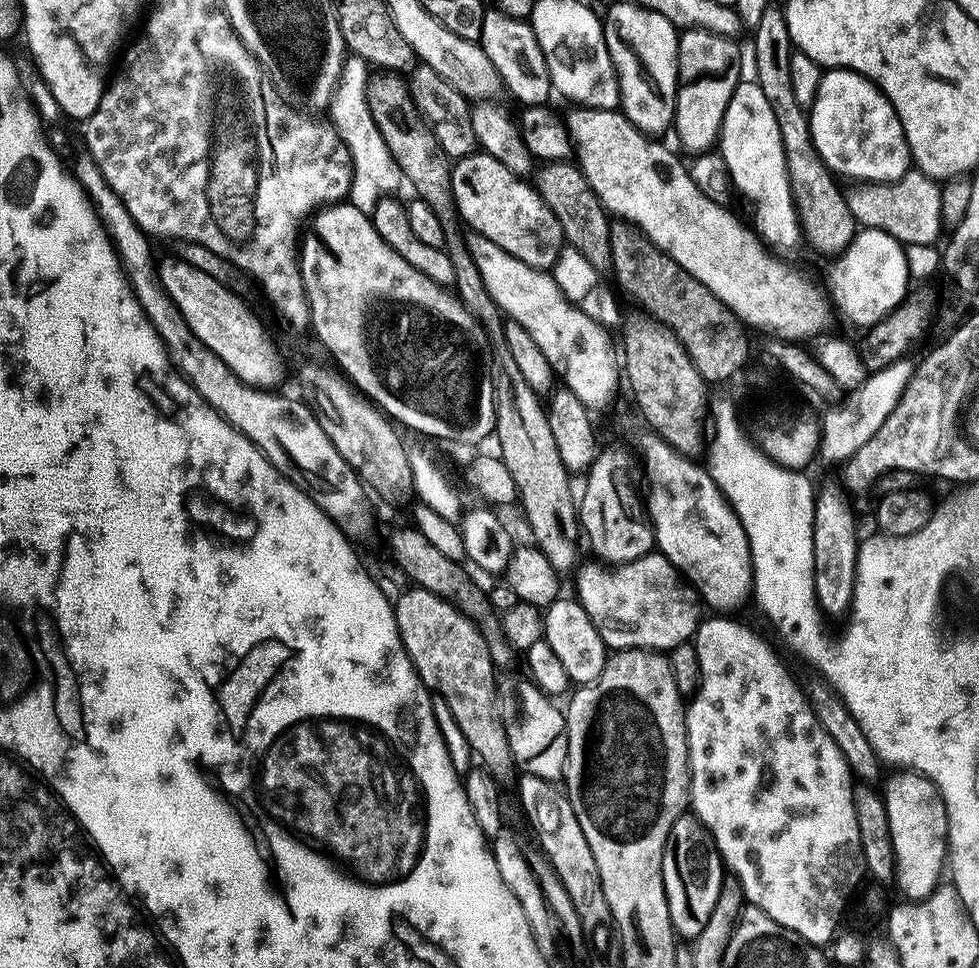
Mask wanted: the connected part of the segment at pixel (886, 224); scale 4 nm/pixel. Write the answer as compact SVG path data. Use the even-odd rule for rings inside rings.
M910 170L902 178L893 182L864 184L847 193L849 210L861 229L873 228L890 234L901 244L937 243L940 231L946 228L942 216L940 184L931 180L925 172Z

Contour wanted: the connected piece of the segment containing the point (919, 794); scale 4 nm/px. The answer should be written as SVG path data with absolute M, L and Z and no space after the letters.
M896 770L888 781L885 779L882 788L882 803L886 806L886 814L890 822L890 838L892 839L892 858L894 861L894 884L900 887L905 901L923 901L935 892L941 883L940 871L945 871L948 855L948 811L944 799L936 788L936 783L927 780L915 770Z

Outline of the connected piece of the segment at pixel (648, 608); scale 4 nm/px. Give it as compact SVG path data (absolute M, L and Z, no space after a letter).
M653 550L648 555L640 556L631 563L615 567L613 570L603 563L595 563L588 564L584 570L579 571L578 578L584 581L584 595L580 597L580 601L609 649L670 650L695 637L702 619L702 601L695 587L685 579L680 569L675 568L659 551Z

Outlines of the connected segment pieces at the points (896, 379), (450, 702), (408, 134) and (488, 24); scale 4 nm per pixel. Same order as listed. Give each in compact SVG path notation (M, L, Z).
M908 358L896 360L882 370L871 373L863 384L859 384L845 395L848 397L837 408L830 409L825 416L822 416L818 447L819 459L824 459L828 464L843 465L852 459L859 448L866 446L866 442L870 442L874 434L878 434L882 422L890 418L894 406L898 406L904 391L912 381L914 364L910 361L911 359Z
M412 586L409 592L401 594L400 601L395 601L396 625L425 688L446 698L446 706L450 706L479 763L503 778L514 772L514 761L510 742L506 742L504 722L498 715L498 672L492 651L488 649L485 633L480 633L479 626L450 601L428 588Z
M380 74L369 79L367 92L370 112L374 122L389 147L390 154L397 160L403 172L403 179L409 184L417 197L427 202L430 210L438 214L445 226L454 220L454 201L452 198L452 170L450 158L436 143L436 135L432 133L429 121L425 120L417 101L408 94L407 83L399 80L396 74Z
M485 11L478 43L484 49L486 58L494 62L494 70L498 70L501 85L505 89L508 87L509 94L521 100L521 105L544 106L549 103L548 95L554 92L550 70L546 66L542 46L527 19L519 20L508 12Z

